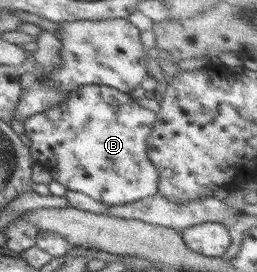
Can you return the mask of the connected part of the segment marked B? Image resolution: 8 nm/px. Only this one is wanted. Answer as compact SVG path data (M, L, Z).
M82 85L76 88L73 88L71 91L68 91L68 97L64 101L60 101L58 105L36 113L21 122L24 127L24 134L28 136L30 140L29 154L33 161L41 165L46 171L50 172L52 181L56 181L58 184L64 186L66 191L79 192L82 193L94 201L98 201L103 205L120 205L128 204L130 202L138 201L150 196L153 196L157 193L157 173L156 170L152 167L152 164L149 164L149 161L145 156L145 146L146 139L150 134L152 124L154 124L155 114L150 111L150 109L144 109L131 99L127 93L120 92L115 88L110 88L108 86L102 85Z

